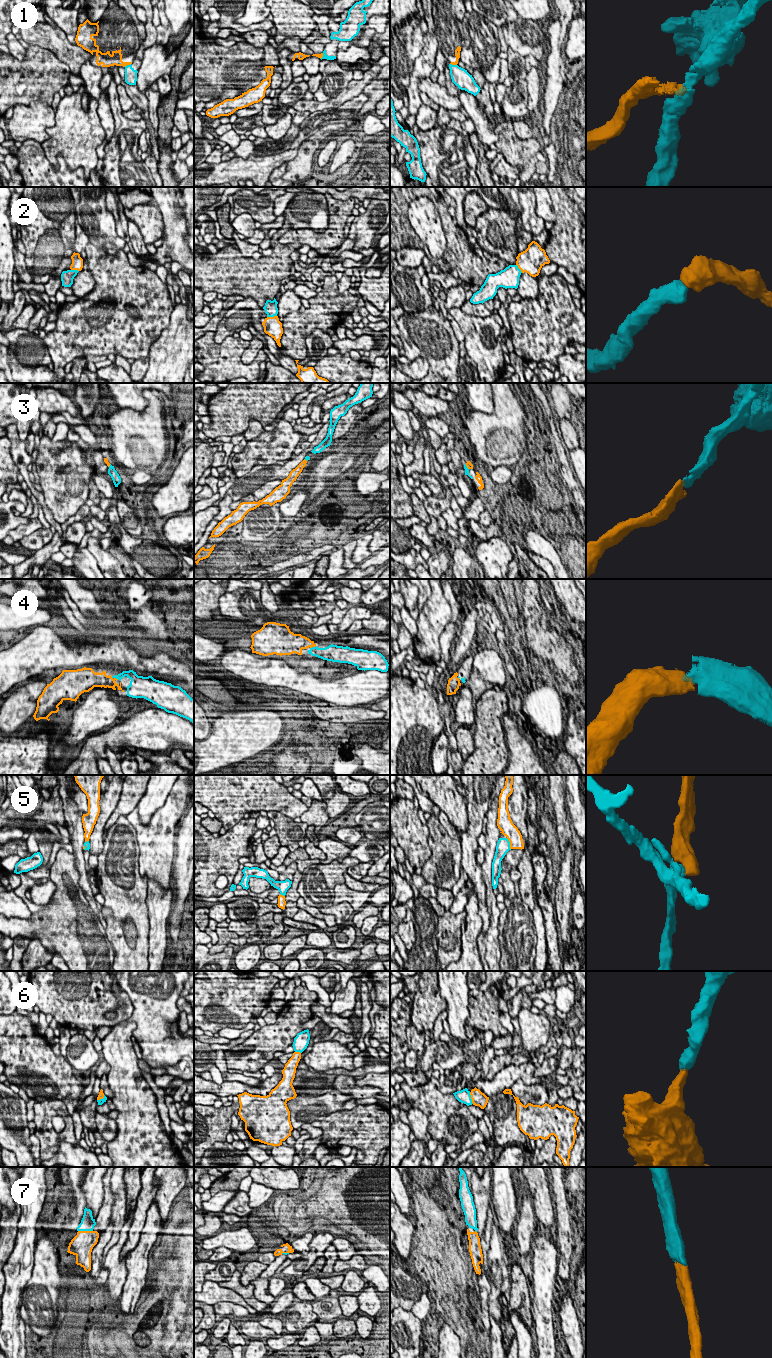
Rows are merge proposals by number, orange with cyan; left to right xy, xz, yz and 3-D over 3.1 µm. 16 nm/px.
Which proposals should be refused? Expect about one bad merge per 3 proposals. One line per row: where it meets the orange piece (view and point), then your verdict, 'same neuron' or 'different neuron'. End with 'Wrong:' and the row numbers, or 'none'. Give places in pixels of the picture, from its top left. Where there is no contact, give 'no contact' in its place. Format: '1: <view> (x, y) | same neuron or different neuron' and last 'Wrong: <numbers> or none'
1: yz (453, 64) | different neuron
2: xz (271, 317) | same neuron
3: yz (467, 467) | same neuron
4: xz (312, 646) | same neuron
5: yz (510, 844) | same neuron
6: yz (471, 1098) | same neuron
7: xy (85, 1231) | same neuron
Wrong: 1

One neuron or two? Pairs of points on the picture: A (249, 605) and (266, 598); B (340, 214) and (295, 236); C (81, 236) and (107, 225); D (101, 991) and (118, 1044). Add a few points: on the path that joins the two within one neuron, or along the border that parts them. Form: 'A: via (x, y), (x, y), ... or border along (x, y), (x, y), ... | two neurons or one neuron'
A: border along (259, 590), (261, 604), (265, 608) | two neurons
B: via (338, 228), (330, 237), (309, 237) | one neuron
C: border along (76, 222), (85, 232), (90, 242) | two neurons
D: border along (126, 1019), (110, 1027) | two neurons

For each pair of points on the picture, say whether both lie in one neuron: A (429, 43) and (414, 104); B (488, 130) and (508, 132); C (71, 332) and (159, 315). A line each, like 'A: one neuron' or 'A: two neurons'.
A: one neuron
B: two neurons
C: one neuron

